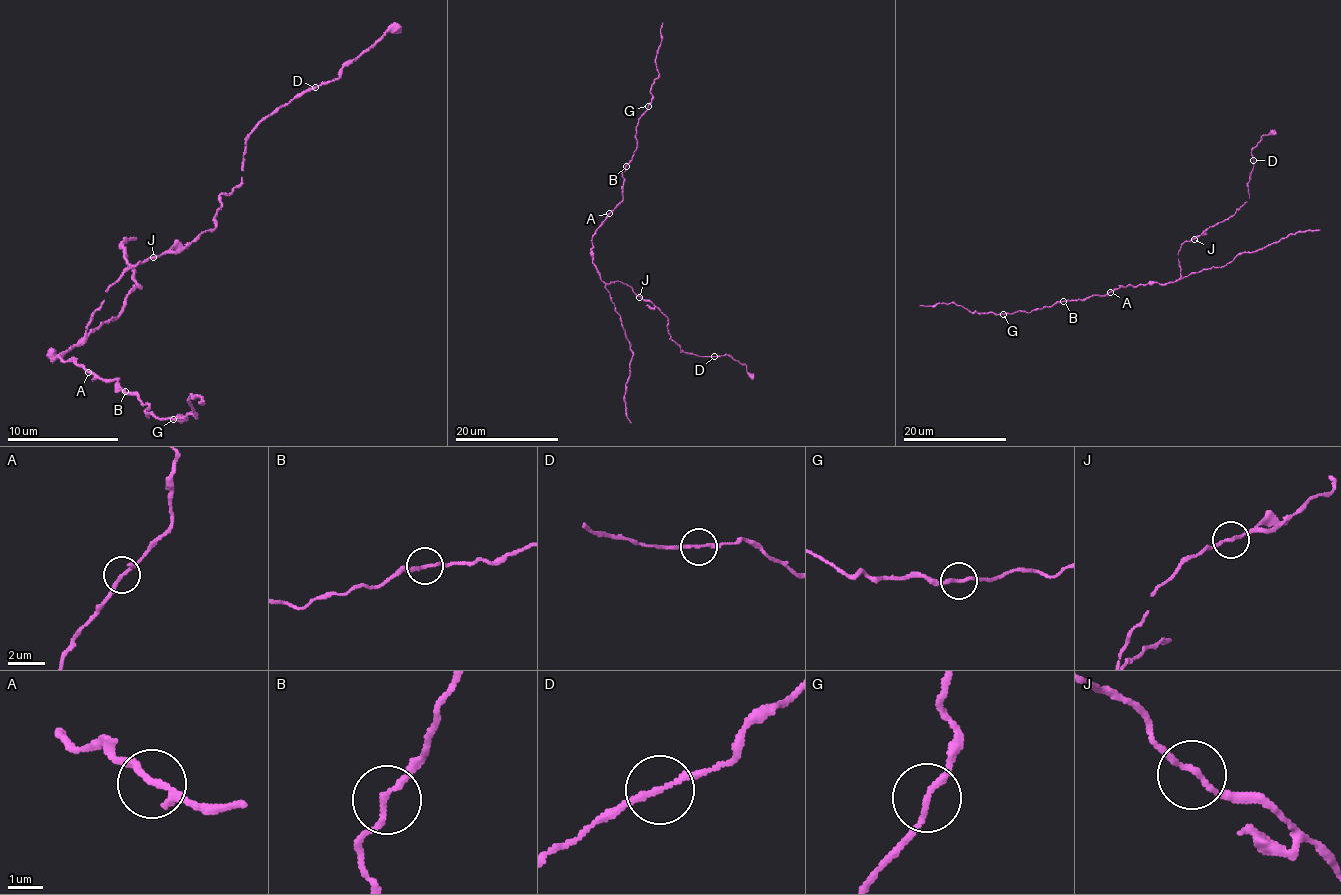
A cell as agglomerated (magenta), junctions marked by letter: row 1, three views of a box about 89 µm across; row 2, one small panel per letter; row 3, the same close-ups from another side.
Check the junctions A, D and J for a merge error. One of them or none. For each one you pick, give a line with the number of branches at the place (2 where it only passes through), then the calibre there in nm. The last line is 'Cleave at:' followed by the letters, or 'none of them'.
Cleave at: none of them

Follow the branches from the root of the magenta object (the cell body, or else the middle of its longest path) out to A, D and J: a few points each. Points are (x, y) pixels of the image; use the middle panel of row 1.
A: (598, 270), (592, 262), (591, 240), (595, 230), (609, 213)
D: (598, 270), (604, 283), (627, 284), (667, 317), (670, 339), (680, 352), (714, 356)
J: (598, 270), (604, 283), (627, 284), (639, 297)

